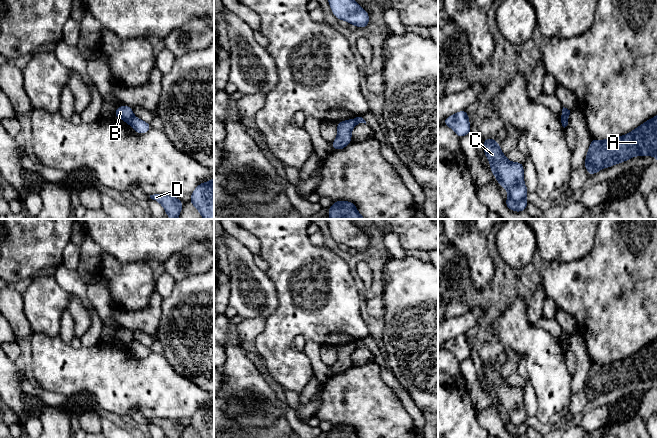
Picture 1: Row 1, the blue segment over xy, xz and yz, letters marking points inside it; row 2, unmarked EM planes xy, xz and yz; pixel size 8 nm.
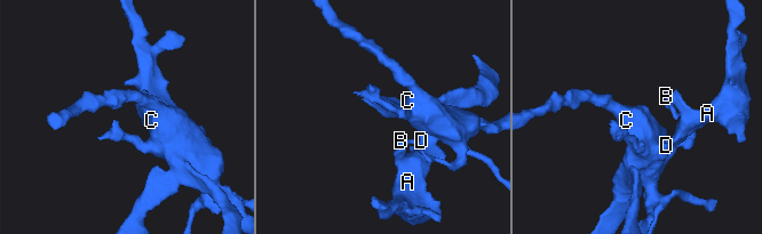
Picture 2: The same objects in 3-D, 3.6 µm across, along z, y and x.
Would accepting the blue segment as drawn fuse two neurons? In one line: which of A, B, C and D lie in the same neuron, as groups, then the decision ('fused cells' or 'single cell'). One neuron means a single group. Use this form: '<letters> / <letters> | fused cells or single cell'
A B D / C | fused cells

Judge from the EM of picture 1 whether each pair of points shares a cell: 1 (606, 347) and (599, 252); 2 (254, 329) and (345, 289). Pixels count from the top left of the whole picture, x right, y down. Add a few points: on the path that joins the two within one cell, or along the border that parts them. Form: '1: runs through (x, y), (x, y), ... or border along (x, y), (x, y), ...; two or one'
1: runs through (606, 323), (606, 276); one
2: border along (266, 319), (264, 330), (254, 340); two

